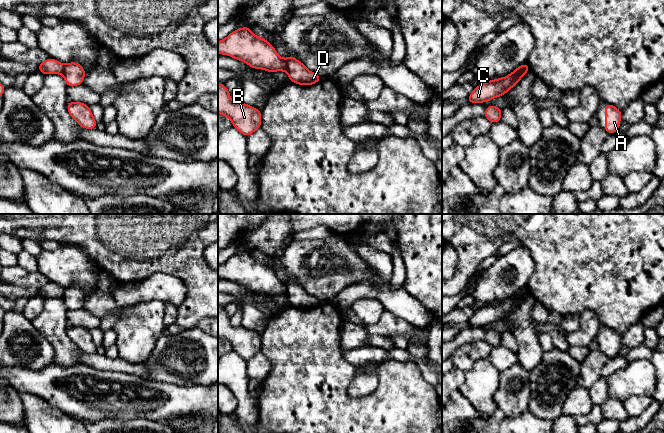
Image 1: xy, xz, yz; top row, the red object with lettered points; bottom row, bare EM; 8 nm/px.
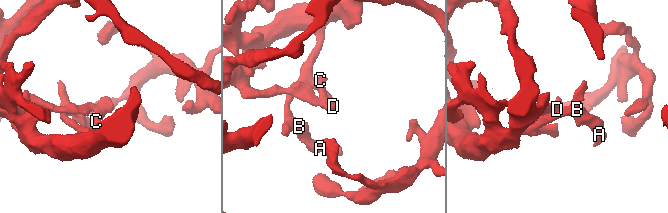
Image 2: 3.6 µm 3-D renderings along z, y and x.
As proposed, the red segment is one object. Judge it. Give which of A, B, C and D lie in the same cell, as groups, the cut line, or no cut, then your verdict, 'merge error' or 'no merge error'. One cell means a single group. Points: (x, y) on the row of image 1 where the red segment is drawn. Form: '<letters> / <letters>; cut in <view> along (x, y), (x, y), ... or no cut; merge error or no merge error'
A B / C D; cut in xz along (285, 59), (286, 69); merge error

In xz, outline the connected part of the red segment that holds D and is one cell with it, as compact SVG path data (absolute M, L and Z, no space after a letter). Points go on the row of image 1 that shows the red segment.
M290 56L287 61L287 74L291 82L299 85L312 85L322 80L314 72L310 72L303 63L296 60L294 56Z

